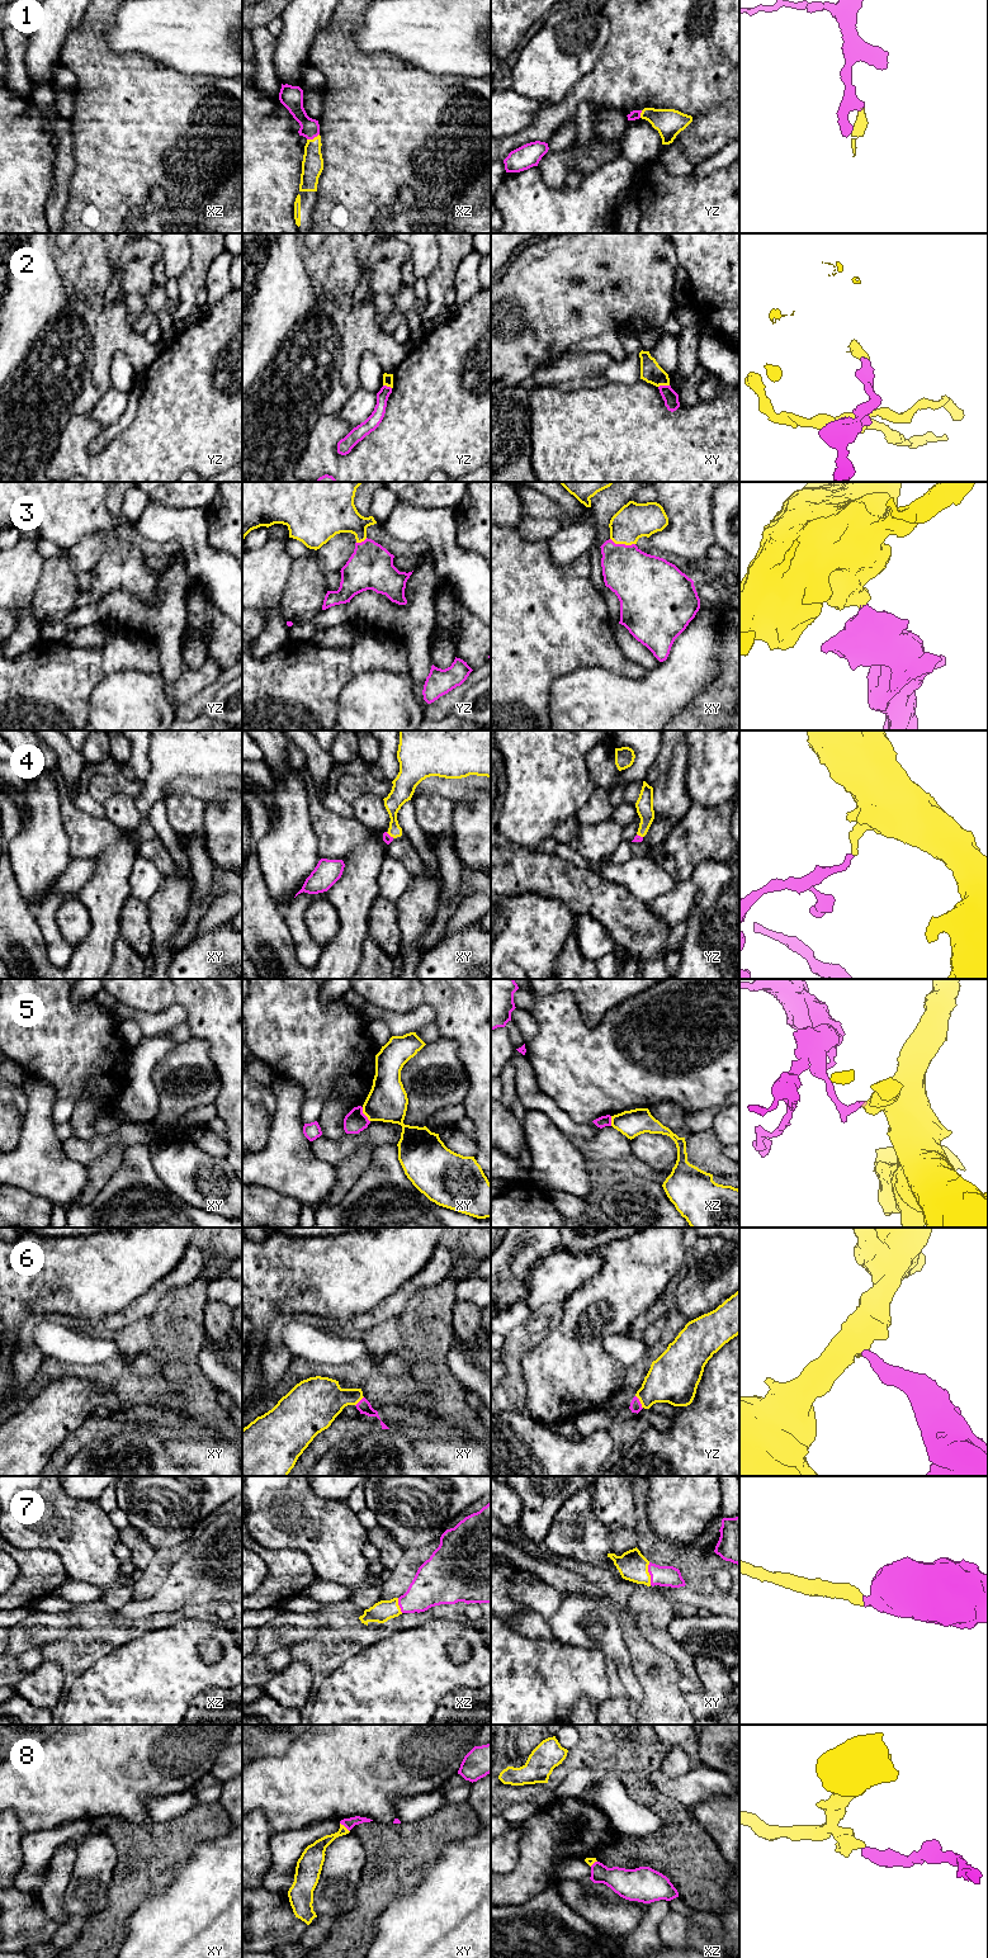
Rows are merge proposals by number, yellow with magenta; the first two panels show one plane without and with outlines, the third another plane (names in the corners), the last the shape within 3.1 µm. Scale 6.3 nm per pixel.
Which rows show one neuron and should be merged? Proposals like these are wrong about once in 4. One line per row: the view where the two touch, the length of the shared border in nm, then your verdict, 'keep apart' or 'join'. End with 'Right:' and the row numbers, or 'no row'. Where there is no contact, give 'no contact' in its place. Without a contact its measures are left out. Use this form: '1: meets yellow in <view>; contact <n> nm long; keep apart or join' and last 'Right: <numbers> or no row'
1: meets yellow in xz; contact 90 nm long; join
2: meets yellow in xy; contact 70 nm long; join
3: meets yellow in xy; contact 170 nm long; join
4: meets yellow in xy; contact 70 nm long; join
5: meets yellow in xy; contact 110 nm long; keep apart
6: meets yellow in yz; contact 100 nm long; join
7: meets yellow in xy; contact 140 nm long; join
8: meets yellow in xy; contact 90 nm long; keep apart
Right: 1, 2, 3, 4, 6, 7

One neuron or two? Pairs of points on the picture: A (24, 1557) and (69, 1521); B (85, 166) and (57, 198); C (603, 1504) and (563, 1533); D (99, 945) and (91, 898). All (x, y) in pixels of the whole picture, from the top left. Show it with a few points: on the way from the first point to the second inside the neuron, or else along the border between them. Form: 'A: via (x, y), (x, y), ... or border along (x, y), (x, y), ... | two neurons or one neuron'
A: border along (13, 1545), (20, 1549), (52, 1550), (61, 1564) | two neurons
B: border along (69, 192), (62, 220) | two neurons
C: border along (592, 1489), (592, 1512), (614, 1532) | two neurons
D: via (99, 933), (99, 909) | one neuron

